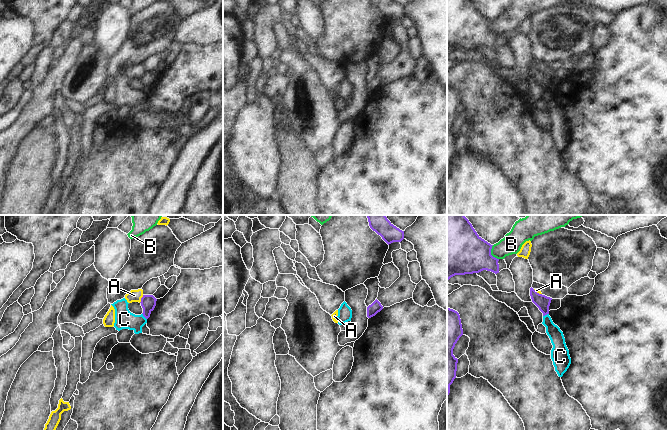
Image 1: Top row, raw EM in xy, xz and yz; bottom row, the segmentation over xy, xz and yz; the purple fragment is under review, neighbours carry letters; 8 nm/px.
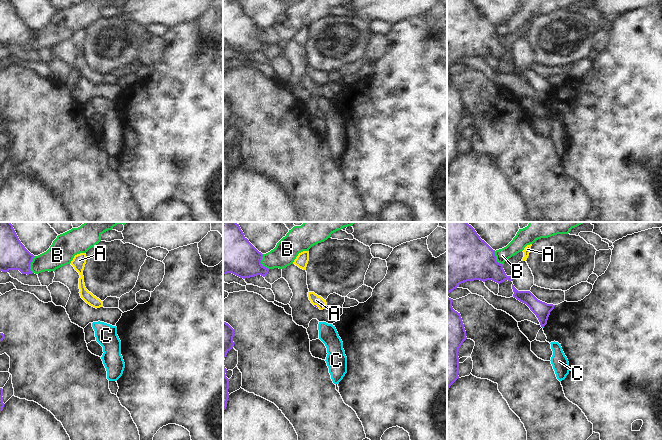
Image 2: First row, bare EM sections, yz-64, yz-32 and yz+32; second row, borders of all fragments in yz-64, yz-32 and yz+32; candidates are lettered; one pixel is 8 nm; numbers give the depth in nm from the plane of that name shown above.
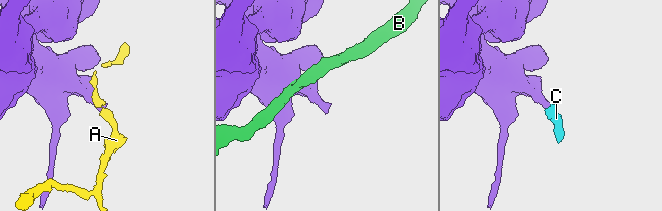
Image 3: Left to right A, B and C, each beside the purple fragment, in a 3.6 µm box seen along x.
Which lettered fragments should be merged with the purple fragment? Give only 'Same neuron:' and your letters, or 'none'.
Same neuron: none

